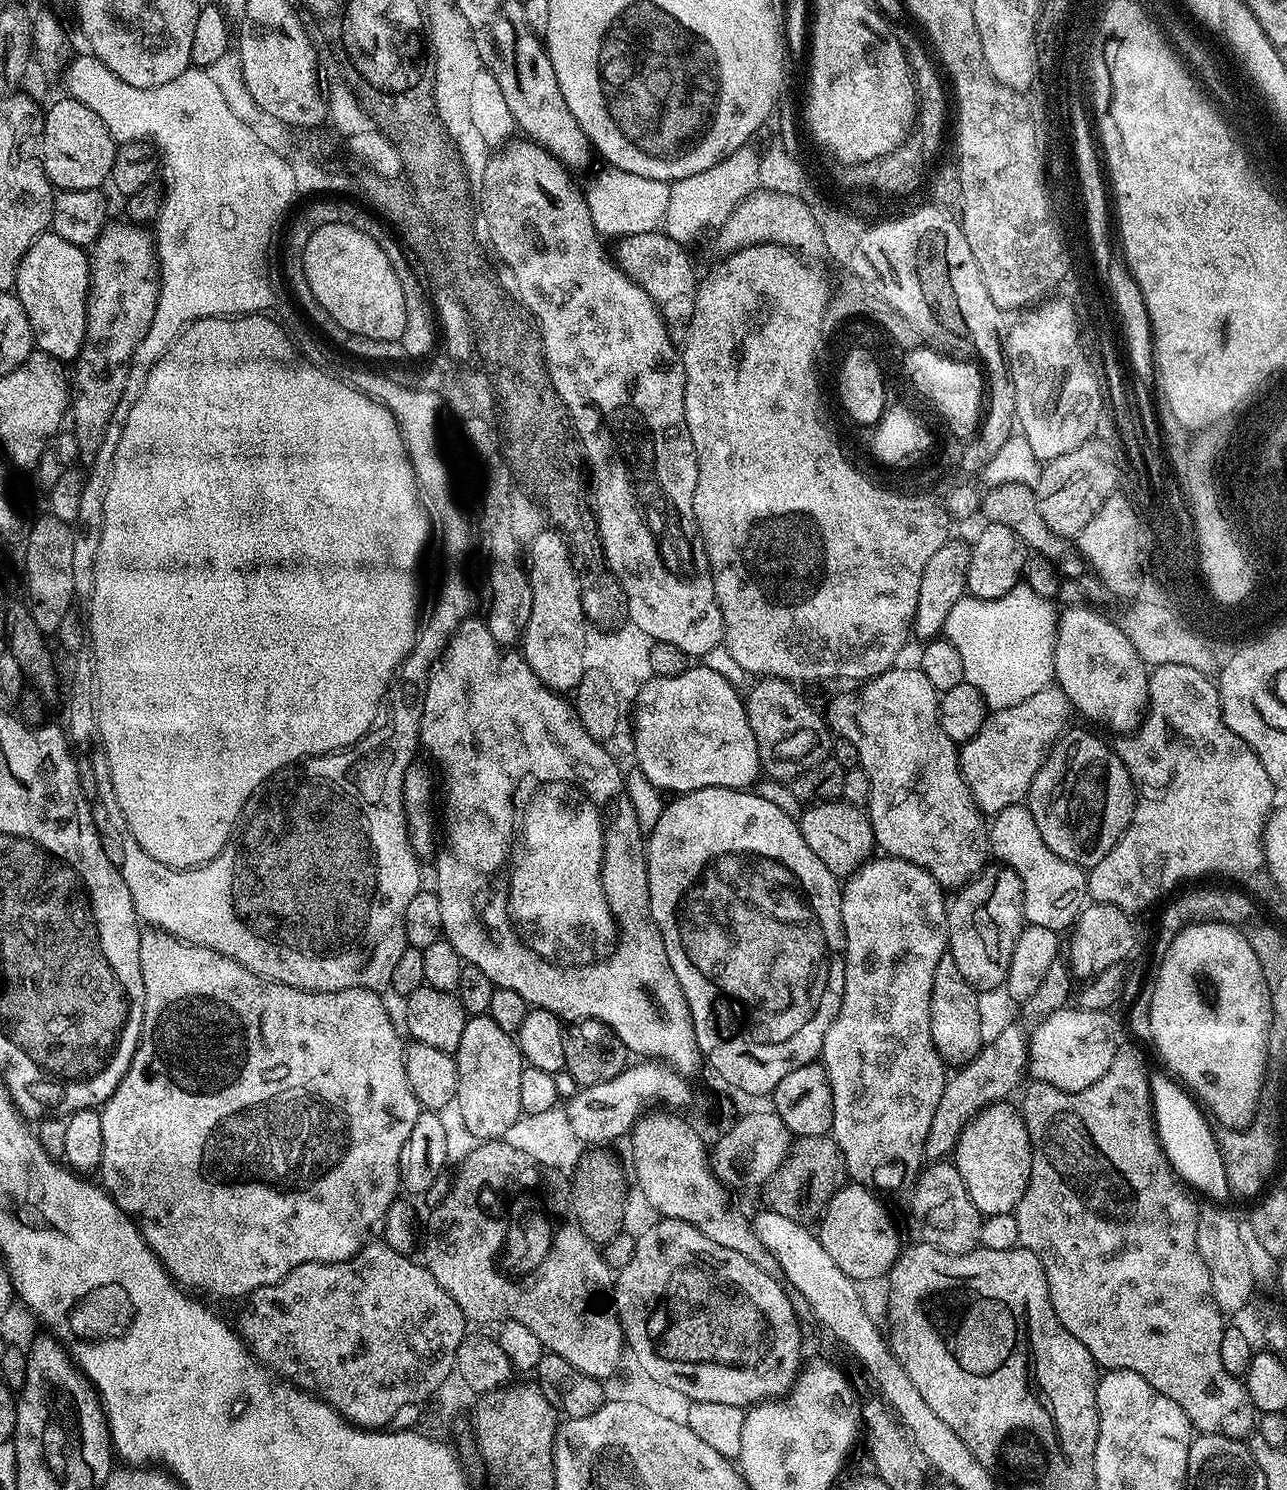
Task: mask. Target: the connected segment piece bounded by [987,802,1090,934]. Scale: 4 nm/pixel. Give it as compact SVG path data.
M1027 803L1011 804L1006 806L1006 810L995 813L987 825L987 830L991 855L1015 870L1022 882L1025 921L1034 926L1046 926L1046 930L1054 930L1057 934L1063 933L1063 928L1071 929L1090 900L1085 869L1058 858L1058 854L1054 854L1054 850L1046 846L1046 841L1038 831L1038 825L1034 823L1034 814L1030 814Z

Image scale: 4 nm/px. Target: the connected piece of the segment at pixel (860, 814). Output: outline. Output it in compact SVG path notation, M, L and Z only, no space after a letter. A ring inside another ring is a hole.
M842 798L816 802L805 807L798 817L798 823L802 838L806 838L806 846L810 846L810 850L822 858L826 870L838 878L851 876L873 855L872 823L868 820L867 811L863 807L848 804Z

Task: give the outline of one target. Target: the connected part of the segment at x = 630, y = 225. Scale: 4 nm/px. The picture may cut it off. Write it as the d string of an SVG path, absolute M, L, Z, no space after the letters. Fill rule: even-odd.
M611 166L604 169L589 182L586 187L586 199L590 206L590 218L594 220L594 226L601 237L616 236L623 238L634 234L646 234L657 231L664 223L666 206L669 205L670 188L669 181L655 180L654 178L642 178L642 174L630 174L626 170L618 170Z

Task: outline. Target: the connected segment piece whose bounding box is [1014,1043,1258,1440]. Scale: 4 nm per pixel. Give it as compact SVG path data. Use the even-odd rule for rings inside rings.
M1121 1043L1116 1049L1114 1062L1110 1062L1110 1070L1106 1070L1106 1074L1102 1074L1102 1078L1098 1078L1094 1086L1086 1086L1086 1090L1067 1092L1039 1082L1029 1085L1024 1104L1022 1103L1022 1115L1032 1147L1032 1165L1030 1182L1014 1215L1018 1222L1019 1247L1030 1250L1030 1254L1034 1254L1038 1262L1042 1262L1042 1270L1046 1274L1050 1290L1050 1302L1054 1306L1054 1314L1058 1314L1058 1322L1062 1322L1062 1326L1066 1326L1066 1330L1070 1330L1070 1334L1074 1334L1074 1338L1078 1338L1078 1342L1082 1342L1082 1346L1090 1350L1101 1369L1125 1368L1142 1374L1142 1378L1146 1378L1146 1382L1150 1382L1150 1386L1154 1386L1158 1394L1166 1394L1166 1398L1178 1402L1178 1406L1182 1406L1182 1414L1186 1414L1197 1433L1229 1436L1235 1440L1247 1437L1257 1427L1258 1413L1252 1405L1247 1383L1239 1376L1231 1376L1222 1366L1222 1334L1226 1327L1226 1316L1214 1298L1214 1286L1210 1286L1210 1270L1206 1270L1206 1262L1198 1250L1198 1204L1188 1197L1189 1189L1176 1175L1172 1163L1160 1146L1154 1119L1154 1097L1150 1079L1148 1080L1148 1060L1144 1057L1143 1050L1136 1044Z

